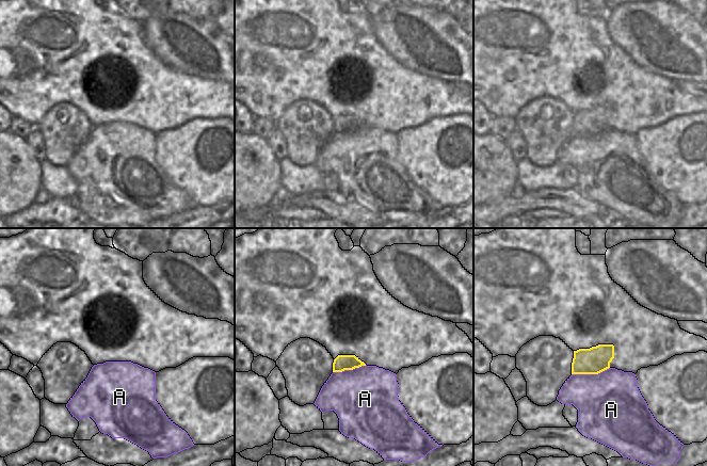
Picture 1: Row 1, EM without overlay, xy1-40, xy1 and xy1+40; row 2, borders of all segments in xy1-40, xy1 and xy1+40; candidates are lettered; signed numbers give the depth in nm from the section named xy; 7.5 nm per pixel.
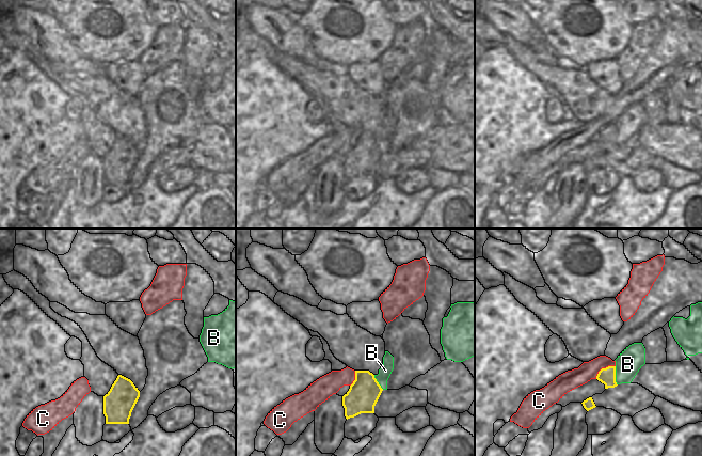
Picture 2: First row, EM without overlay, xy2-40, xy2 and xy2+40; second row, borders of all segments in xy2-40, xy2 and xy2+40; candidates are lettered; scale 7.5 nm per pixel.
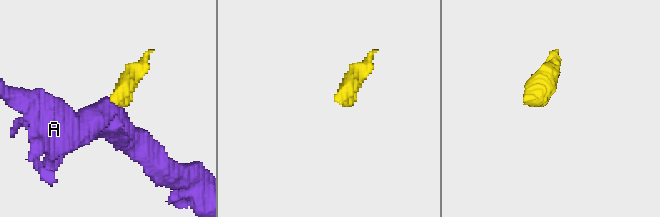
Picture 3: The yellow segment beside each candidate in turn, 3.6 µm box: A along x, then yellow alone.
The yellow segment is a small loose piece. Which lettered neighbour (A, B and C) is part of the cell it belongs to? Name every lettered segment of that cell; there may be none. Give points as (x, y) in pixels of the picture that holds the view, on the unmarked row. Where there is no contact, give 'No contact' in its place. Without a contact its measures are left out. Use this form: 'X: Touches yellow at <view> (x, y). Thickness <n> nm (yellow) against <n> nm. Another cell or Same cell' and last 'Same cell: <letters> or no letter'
A: Touches yellow at xy1+40 (590, 134). Thickness 200 nm (yellow) against 440 nm. Another cell
B: Touches yellow at xy2+40 (615, 137). Thickness 130 nm (yellow) against 190 nm. Same cell
C: Touches yellow at xy2+40 (603, 129). Thickness 130 nm (yellow) against 140 nm. Another cell
Same cell: B.

